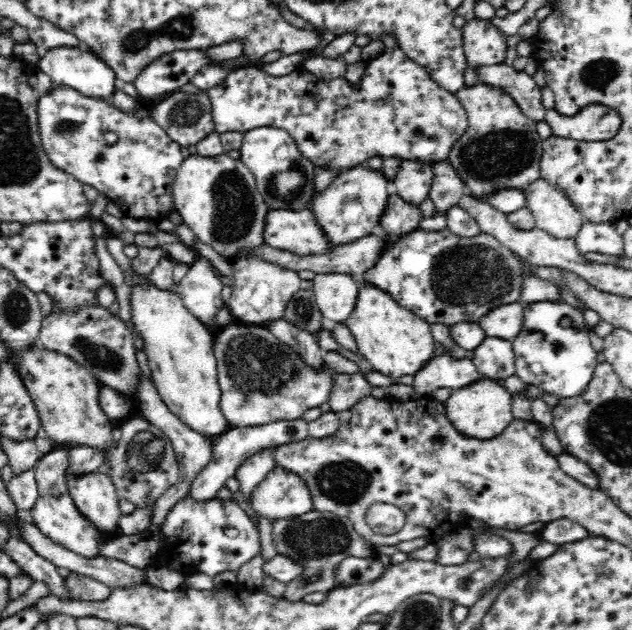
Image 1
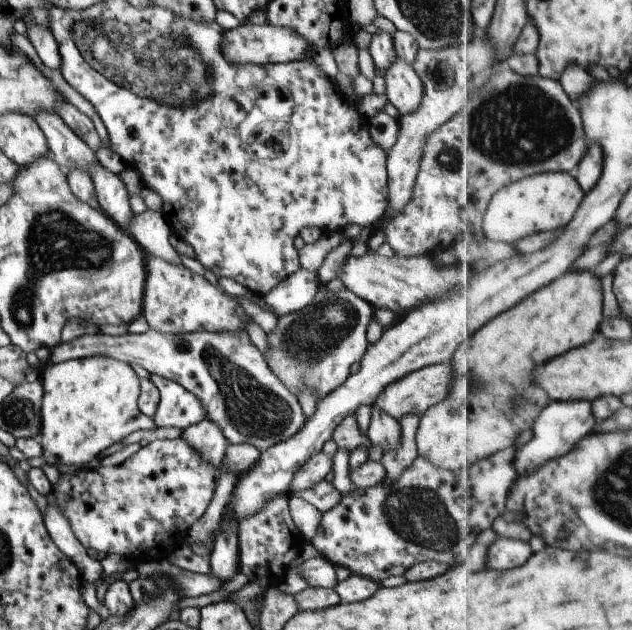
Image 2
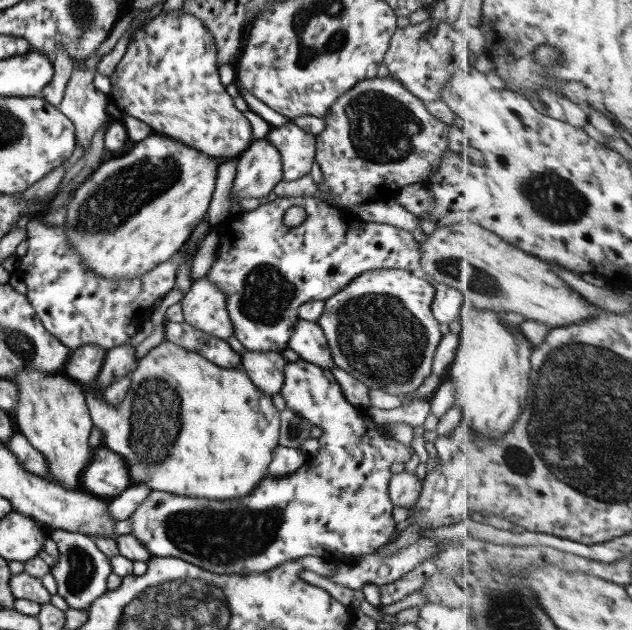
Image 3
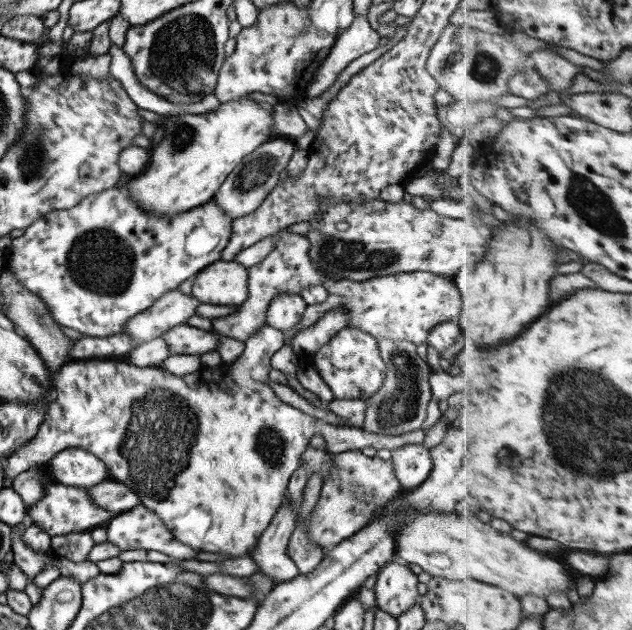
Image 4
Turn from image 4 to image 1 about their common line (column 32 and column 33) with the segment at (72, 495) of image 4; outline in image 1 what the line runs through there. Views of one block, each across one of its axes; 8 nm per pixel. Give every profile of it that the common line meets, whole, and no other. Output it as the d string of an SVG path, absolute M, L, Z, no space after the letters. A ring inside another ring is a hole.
M55 445L54 449L38 460L34 469L39 496L31 509L33 525L54 543L82 557L95 558L99 552L96 548L110 535L95 528L77 510L73 498L69 495L66 468L68 468L68 448L64 446Z

